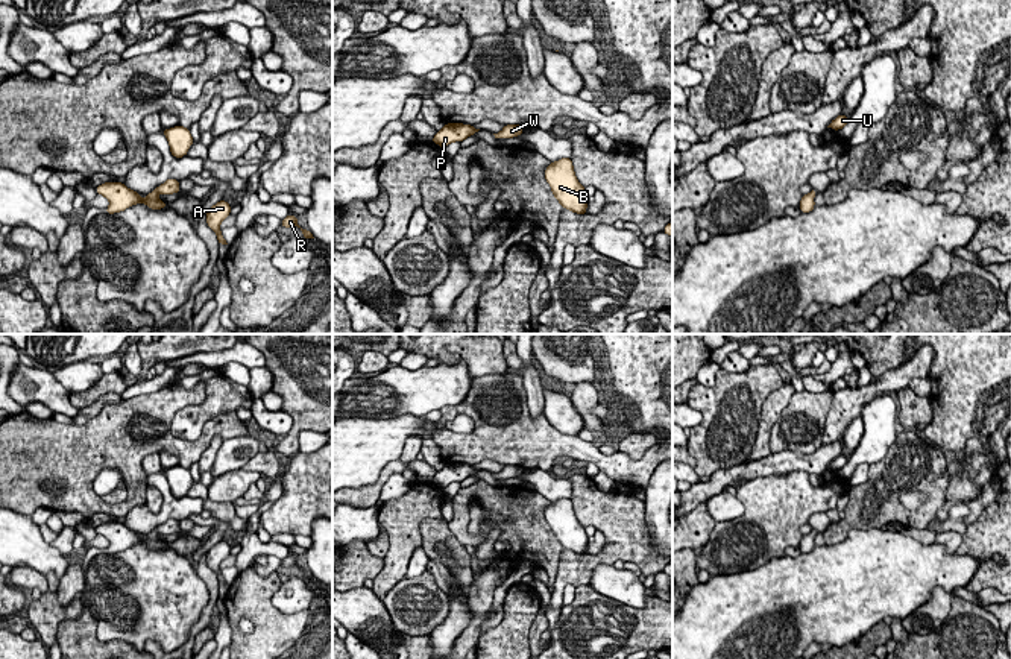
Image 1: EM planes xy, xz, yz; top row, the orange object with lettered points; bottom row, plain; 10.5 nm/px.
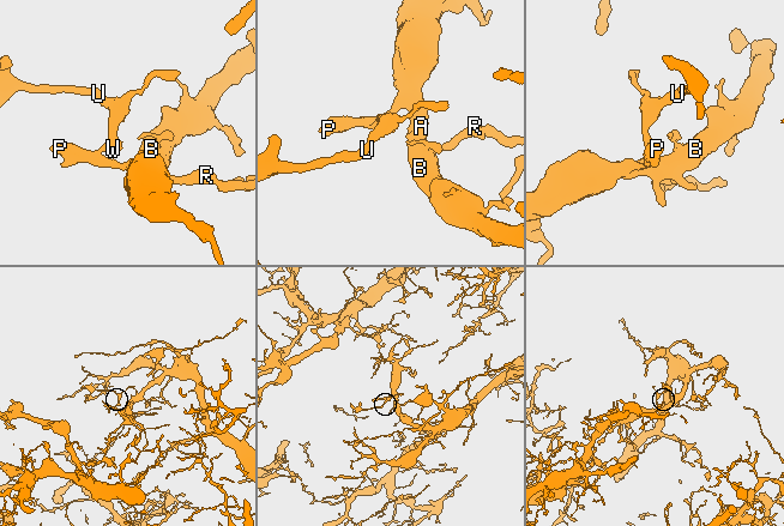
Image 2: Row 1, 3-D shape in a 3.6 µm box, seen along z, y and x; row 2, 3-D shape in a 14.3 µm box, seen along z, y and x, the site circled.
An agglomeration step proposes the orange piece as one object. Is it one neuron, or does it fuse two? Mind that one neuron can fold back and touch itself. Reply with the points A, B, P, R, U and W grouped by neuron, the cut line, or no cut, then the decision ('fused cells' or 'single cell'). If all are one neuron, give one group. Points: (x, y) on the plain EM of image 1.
A B P R U W | no cut | single cell

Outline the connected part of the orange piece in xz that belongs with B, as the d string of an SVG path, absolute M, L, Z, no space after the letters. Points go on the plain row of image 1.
M571 498L550 503L545 509L545 519L559 544L575 554L587 554L587 539L584 527L578 522Z

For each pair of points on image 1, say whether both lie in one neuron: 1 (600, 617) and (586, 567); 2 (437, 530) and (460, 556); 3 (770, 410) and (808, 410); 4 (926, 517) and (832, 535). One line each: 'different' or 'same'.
1: different
2: same
3: different
4: same

